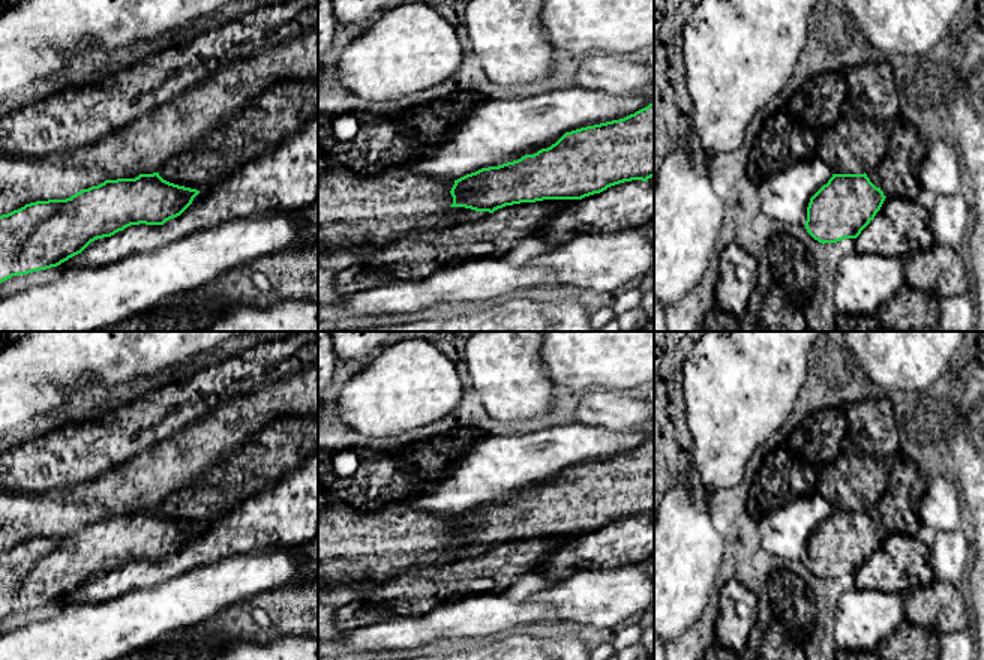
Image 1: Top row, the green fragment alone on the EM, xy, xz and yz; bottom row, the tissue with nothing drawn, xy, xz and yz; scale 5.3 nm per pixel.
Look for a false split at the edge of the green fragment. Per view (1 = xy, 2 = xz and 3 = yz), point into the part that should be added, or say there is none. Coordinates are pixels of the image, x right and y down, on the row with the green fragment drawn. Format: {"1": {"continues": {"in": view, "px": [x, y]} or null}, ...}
{"1": {"continues": null}, "2": {"continues": null}, "3": {"continues": null}}

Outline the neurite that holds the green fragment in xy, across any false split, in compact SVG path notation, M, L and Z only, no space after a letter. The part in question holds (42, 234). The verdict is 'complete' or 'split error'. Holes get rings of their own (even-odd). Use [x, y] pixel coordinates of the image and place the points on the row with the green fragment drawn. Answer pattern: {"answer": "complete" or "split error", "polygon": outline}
{"answer": "complete", "polygon": "M159 172L105 180L66 200L26 204L0 216L0 284L12 276L57 267L81 254L92 242L111 237L130 225L164 225L180 216L200 194L164 180Z"}

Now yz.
{"answer": "complete", "polygon": "M832 174L807 207L807 232L819 243L856 238L880 210L885 195L867 174Z"}

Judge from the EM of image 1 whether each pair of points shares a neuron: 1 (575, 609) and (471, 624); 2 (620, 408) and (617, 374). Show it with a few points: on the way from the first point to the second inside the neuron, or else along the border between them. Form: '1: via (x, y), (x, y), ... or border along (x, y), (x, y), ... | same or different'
1: border along (527, 600), (548, 603), (561, 621) | different
2: border along (626, 392), (590, 390), (582, 393) | different

